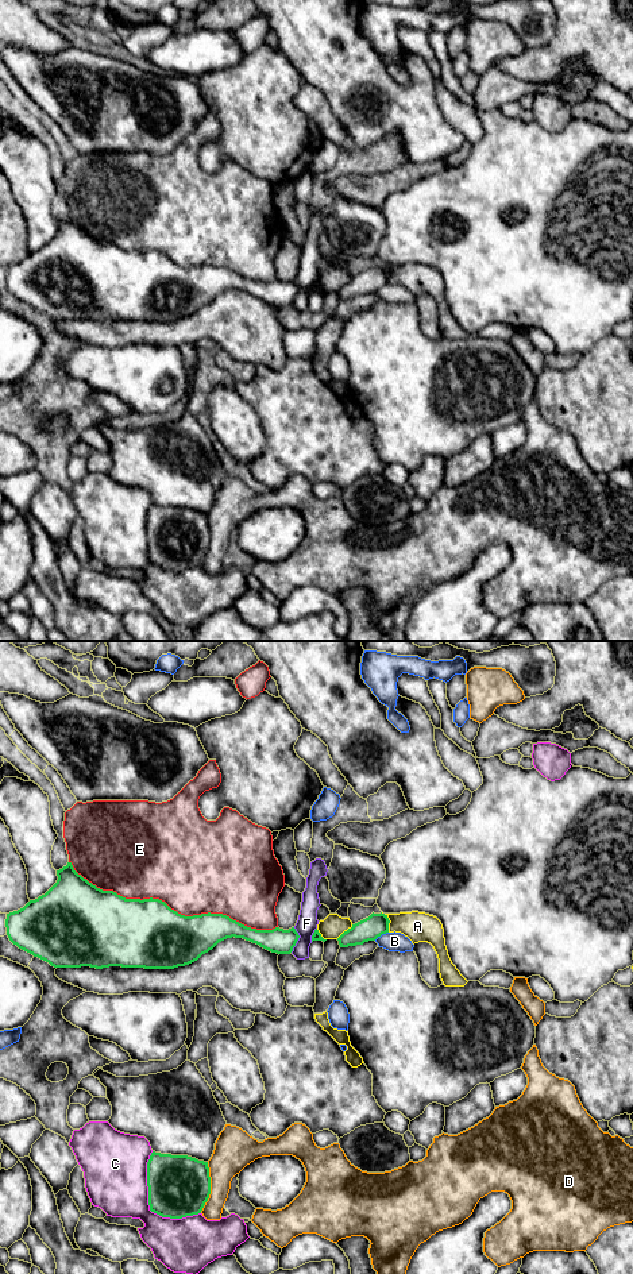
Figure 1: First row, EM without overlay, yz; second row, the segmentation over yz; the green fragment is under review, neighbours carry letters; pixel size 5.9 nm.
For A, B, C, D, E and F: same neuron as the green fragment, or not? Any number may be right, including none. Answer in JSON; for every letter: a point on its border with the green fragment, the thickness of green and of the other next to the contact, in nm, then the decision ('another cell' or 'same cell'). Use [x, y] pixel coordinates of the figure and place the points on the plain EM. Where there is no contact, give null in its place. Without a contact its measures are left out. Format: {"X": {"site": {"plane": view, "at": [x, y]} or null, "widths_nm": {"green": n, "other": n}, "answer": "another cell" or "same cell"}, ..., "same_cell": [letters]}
{"A": {"site": {"plane": "yz", "at": [389, 274]}, "widths_nm": {"green": 140, "other": 180}, "answer": "another cell"}, "B": {"site": {"plane": "yz", "at": [381, 286]}, "widths_nm": {"green": 140, "other": 110}, "answer": "another cell"}, "C": {"site": {"plane": "yz", "at": [149, 556]}, "widths_nm": {"green": 360, "other": 360}, "answer": "another cell"}, "D": {"site": {"plane": "yz", "at": [209, 540]}, "widths_nm": {"green": 360, "other": 220}, "answer": "another cell"}, "E": {"site": {"plane": "yz", "at": [170, 261]}, "widths_nm": {"green": 400, "other": 480}, "answer": "another cell"}, "F": {"site": {"plane": "yz", "at": [297, 292]}, "widths_nm": {"green": 150, "other": 120}, "answer": "another cell"}, "same_cell": []}

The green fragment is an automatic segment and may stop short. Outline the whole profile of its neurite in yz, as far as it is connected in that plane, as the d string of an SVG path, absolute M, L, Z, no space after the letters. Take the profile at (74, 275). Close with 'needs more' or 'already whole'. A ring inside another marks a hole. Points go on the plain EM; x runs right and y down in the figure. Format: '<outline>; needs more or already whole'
M72 215L57 223L57 228L57 235L45 247L7 266L5 271L9 293L54 320L174 321L197 313L219 294L232 289L277 306L290 306L300 290L294 279L256 282L223 266L185 269L159 251L126 251L89 235L74 223Z; already whole

